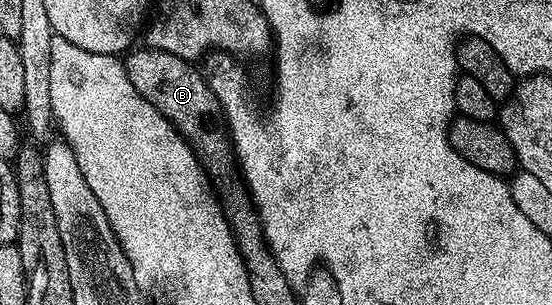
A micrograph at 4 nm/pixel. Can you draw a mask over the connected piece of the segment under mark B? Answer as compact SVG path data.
M141 47L127 51L124 56L130 87L136 90L136 94L140 94L140 98L144 98L144 102L148 102L159 114L168 118L172 127L190 143L195 156L202 161L203 169L211 177L226 176L230 171L235 171L236 157L227 129L220 119L218 99L210 89L209 79L201 71L198 73L189 60L159 48Z

